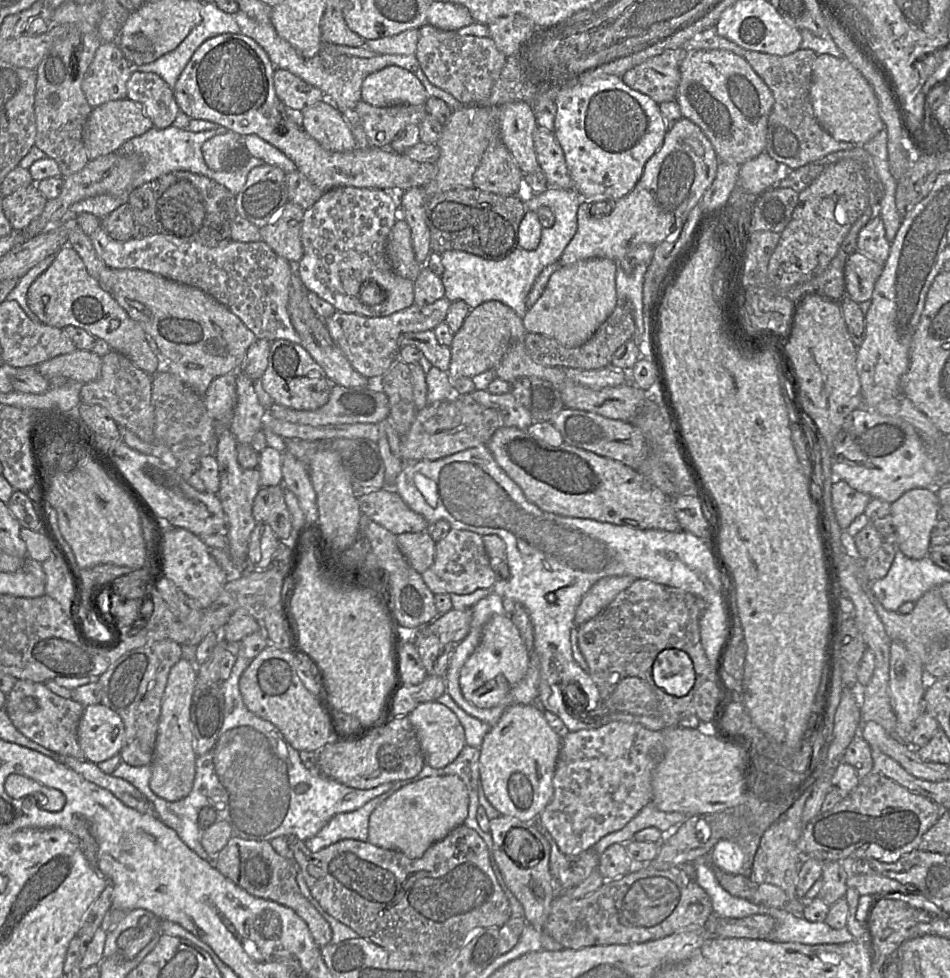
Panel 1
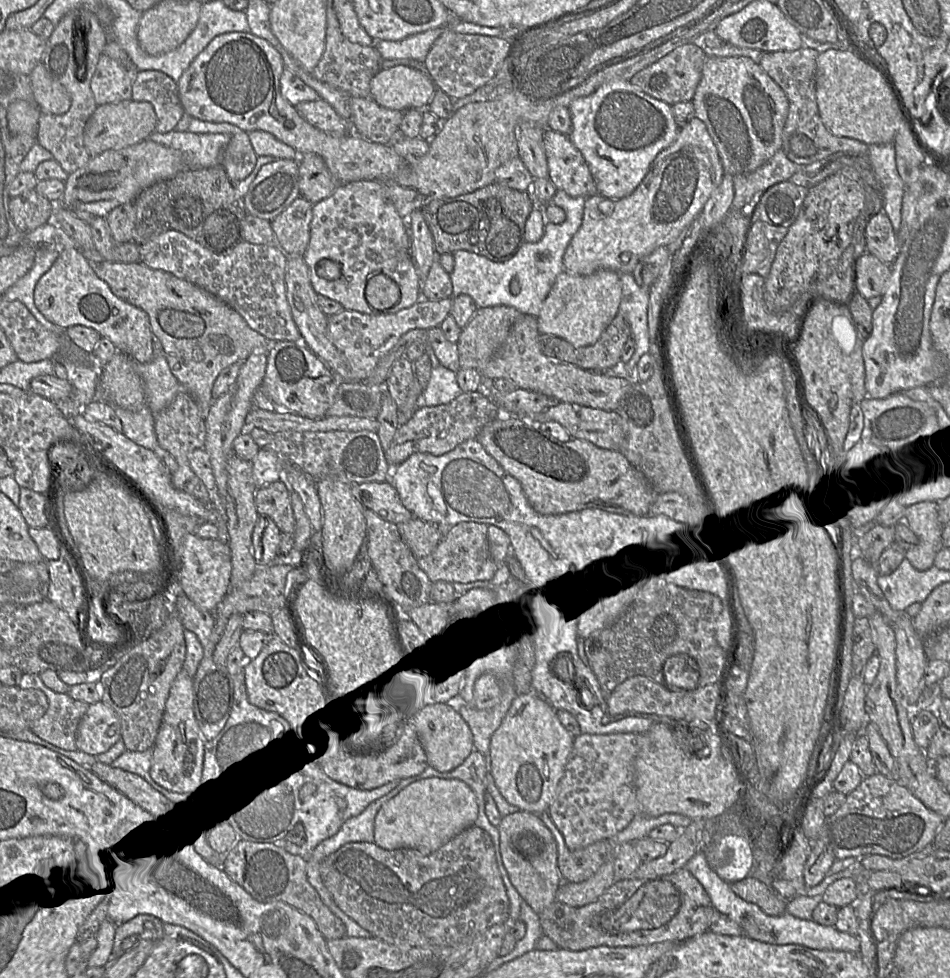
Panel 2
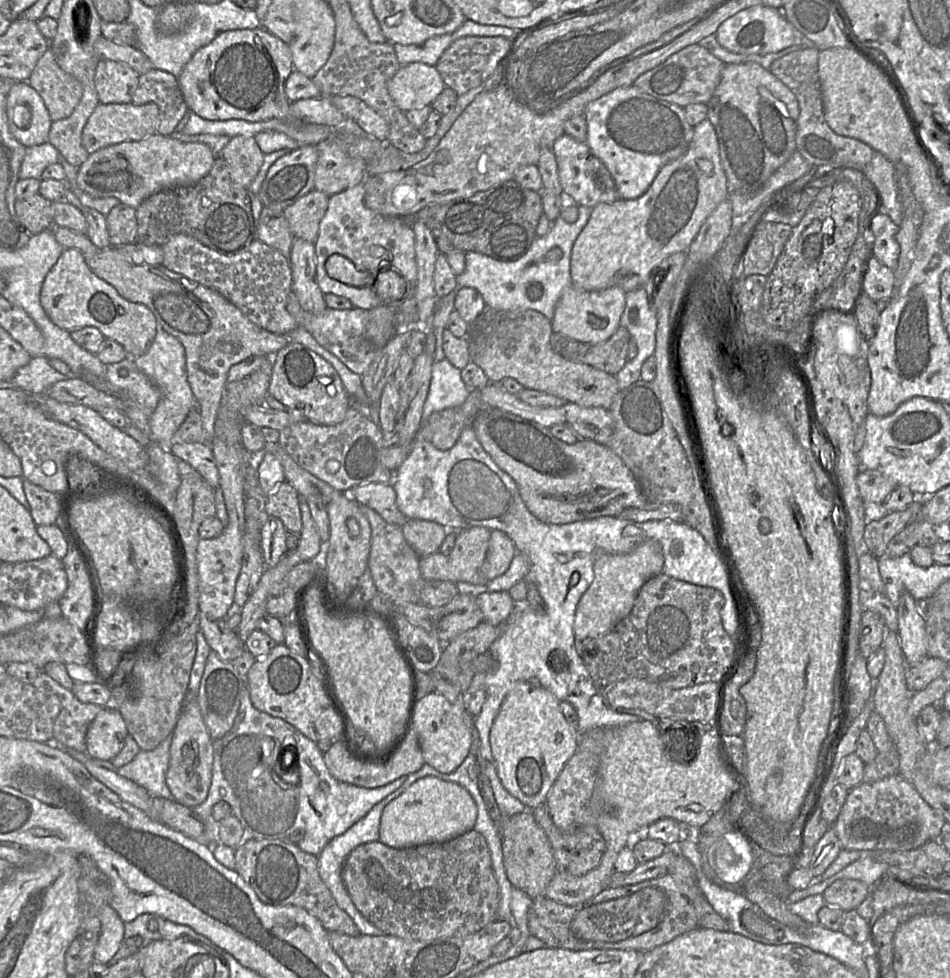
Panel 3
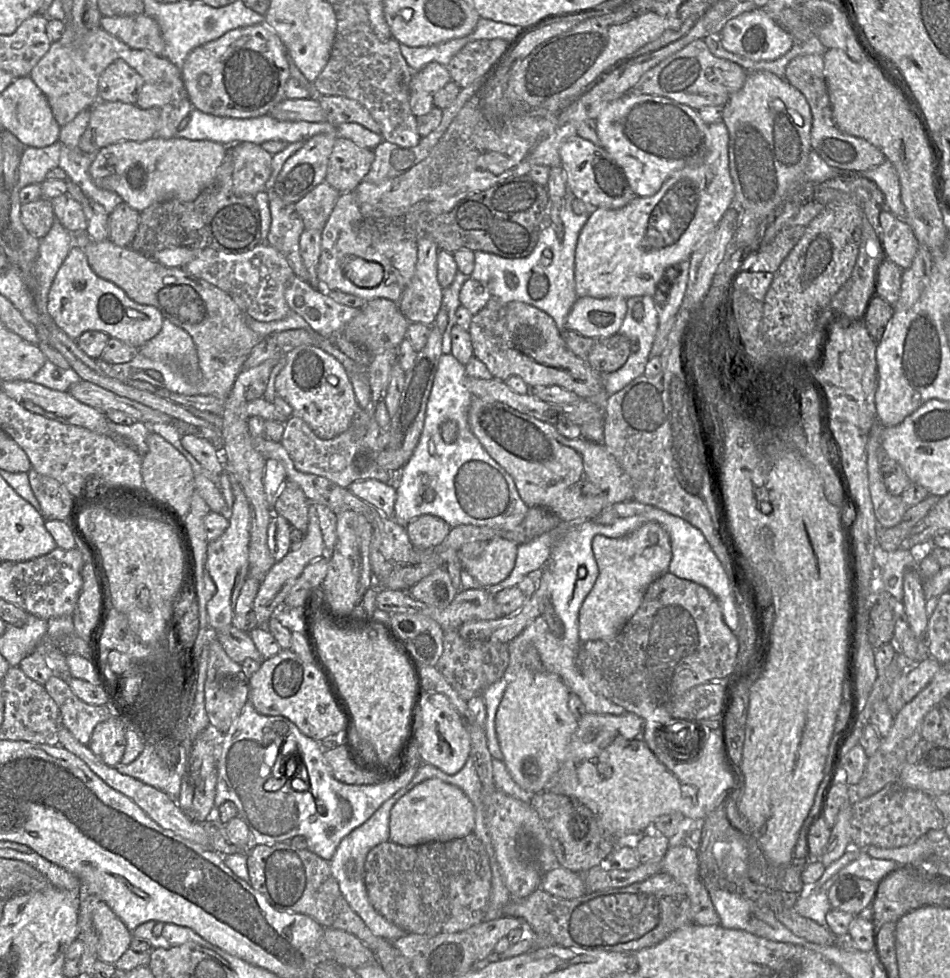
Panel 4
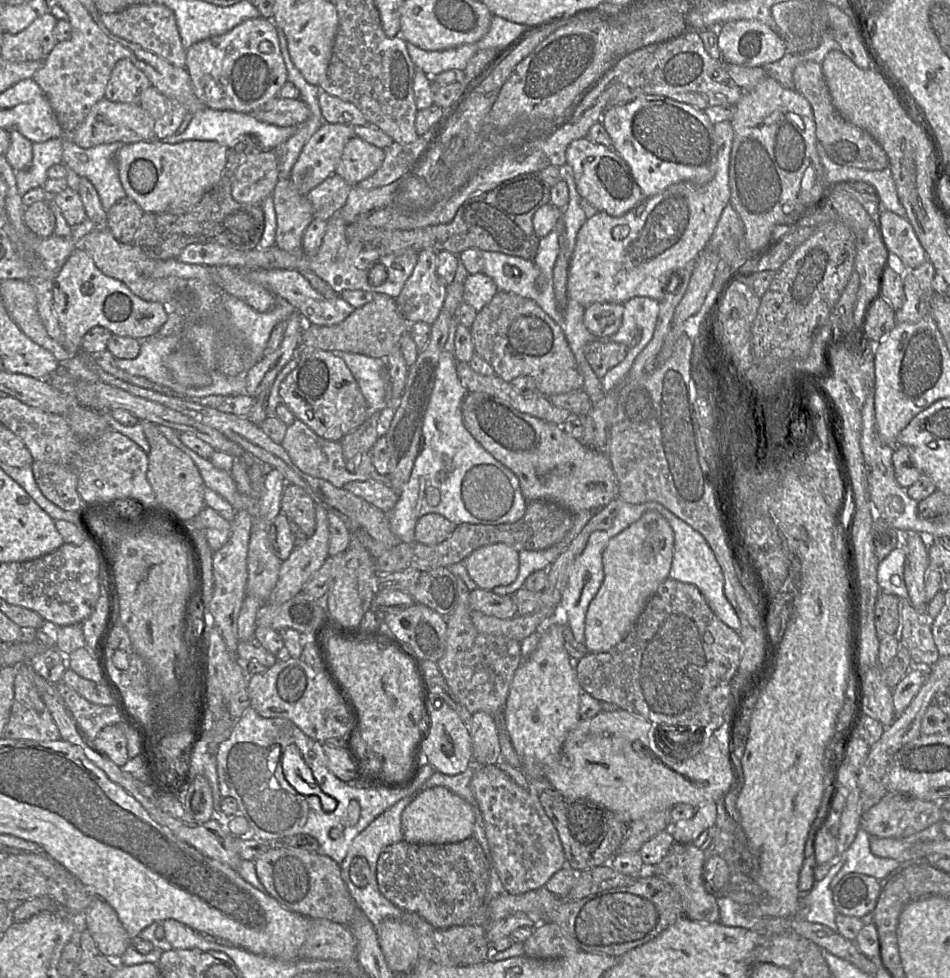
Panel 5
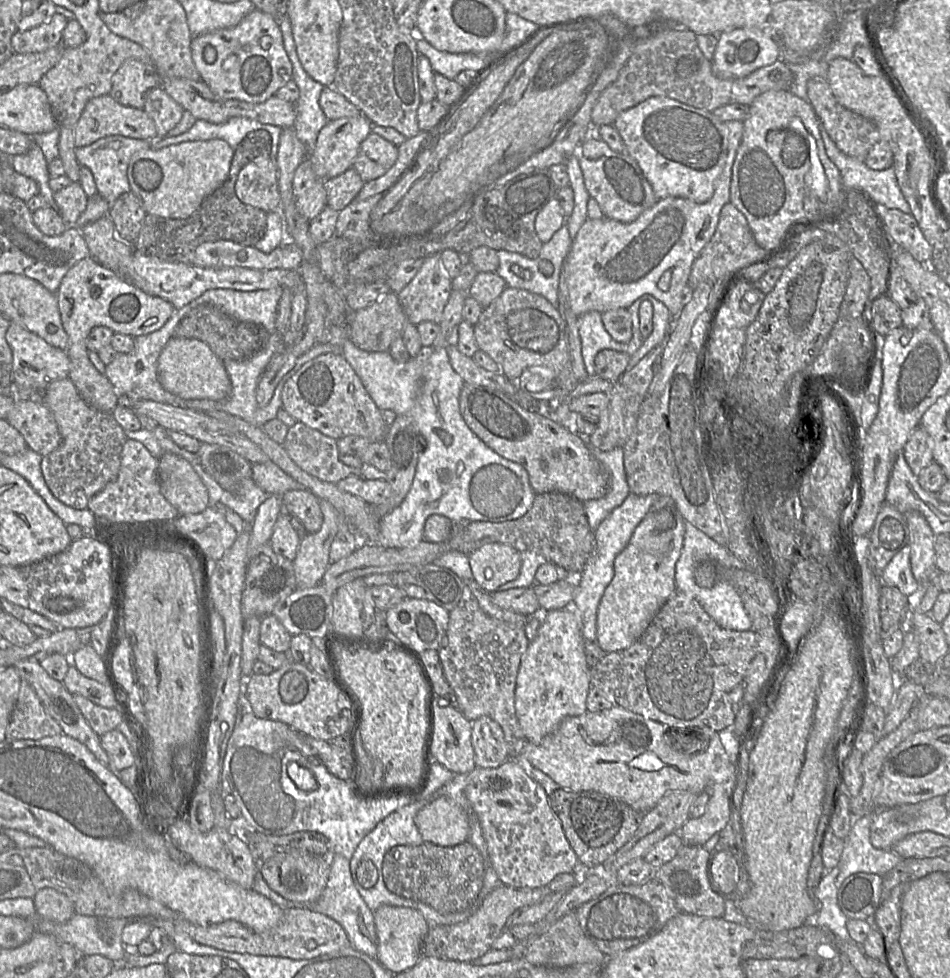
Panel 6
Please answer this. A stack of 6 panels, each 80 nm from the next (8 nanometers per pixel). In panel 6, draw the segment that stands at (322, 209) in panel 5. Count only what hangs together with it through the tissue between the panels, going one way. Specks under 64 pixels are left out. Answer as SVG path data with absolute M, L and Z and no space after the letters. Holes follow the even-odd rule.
M354 168L325 181L326 205L340 211L350 204L361 191L364 182Z

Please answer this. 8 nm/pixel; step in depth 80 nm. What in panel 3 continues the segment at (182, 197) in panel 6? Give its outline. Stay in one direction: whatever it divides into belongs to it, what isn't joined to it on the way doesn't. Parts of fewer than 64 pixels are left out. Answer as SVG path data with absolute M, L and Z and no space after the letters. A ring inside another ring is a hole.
M158 133L140 141L112 144L89 154L78 168L77 187L96 198L114 197L137 208L147 197L164 189L190 186L208 174L216 160L211 148Z

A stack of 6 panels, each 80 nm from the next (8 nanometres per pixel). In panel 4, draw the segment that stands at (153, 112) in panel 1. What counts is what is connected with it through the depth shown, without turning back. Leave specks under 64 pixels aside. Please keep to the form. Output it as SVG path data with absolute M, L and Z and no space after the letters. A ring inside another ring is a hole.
M180 78L171 83L144 83L135 104L159 110L156 136L165 139L177 135L179 123L193 108Z

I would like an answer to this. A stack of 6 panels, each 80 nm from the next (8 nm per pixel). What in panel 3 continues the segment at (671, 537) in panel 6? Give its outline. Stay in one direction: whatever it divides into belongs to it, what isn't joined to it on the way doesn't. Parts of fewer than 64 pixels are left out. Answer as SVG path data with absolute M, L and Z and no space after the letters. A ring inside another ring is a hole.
M645 541L627 554L598 553L594 562L594 579L579 600L574 620L575 638L595 638L611 631L632 610L640 588L651 577L662 573L664 556L656 541Z

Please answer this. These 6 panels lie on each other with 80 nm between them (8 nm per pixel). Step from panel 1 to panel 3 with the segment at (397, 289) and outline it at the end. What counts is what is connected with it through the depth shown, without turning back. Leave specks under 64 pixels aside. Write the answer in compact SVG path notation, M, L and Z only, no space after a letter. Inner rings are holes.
M363 183L329 196L328 207L319 224L315 244L316 281L323 294L335 294L347 298L353 307L370 310L380 305L398 308L411 300L416 292L417 265L415 236L411 224L401 217L380 215L364 204ZM340 254L353 262L359 271L367 271L376 278L382 270L391 270L402 276L406 283L403 296L396 300L380 299L371 286L354 287L335 280L327 274L325 263L328 257Z

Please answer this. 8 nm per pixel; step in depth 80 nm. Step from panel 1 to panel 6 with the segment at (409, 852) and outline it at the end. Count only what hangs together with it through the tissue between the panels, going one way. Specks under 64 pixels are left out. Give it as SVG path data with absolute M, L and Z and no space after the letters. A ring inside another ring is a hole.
M449 797L432 798L416 815L424 843L455 846L468 841L470 825L465 810Z

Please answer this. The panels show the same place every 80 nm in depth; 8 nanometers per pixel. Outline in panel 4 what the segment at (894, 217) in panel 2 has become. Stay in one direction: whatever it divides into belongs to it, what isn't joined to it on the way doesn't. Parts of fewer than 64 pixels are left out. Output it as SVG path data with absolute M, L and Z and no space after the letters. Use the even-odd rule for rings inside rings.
M886 159L875 168L857 171L856 174L873 181L883 194L885 209L907 223L906 210L901 201L899 176L889 160Z

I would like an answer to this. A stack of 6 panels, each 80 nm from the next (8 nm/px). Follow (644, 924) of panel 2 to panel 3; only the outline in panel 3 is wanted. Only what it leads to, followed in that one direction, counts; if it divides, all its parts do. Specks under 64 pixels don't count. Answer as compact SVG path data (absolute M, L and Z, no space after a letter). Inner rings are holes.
M665 874L637 884L604 889L575 906L542 895L532 899L527 914L528 928L547 947L573 951L649 951L699 927L694 901L700 893L697 881L687 882L684 877Z

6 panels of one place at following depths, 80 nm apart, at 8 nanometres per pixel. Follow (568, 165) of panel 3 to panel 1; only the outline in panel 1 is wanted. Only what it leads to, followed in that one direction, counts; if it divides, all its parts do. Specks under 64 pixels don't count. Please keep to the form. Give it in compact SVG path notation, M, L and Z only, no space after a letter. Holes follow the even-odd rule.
M537 128L533 135L534 149L540 169L549 187L573 190L563 150L552 131Z

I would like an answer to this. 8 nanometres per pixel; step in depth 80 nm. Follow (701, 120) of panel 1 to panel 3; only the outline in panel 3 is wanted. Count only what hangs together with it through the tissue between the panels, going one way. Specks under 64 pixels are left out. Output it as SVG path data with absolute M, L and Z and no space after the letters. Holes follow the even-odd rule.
M755 62L725 64L718 86L706 103L707 119L713 125L718 143L721 163L727 178L729 193L755 195L768 179L796 151L796 129L799 104L795 94L768 69Z

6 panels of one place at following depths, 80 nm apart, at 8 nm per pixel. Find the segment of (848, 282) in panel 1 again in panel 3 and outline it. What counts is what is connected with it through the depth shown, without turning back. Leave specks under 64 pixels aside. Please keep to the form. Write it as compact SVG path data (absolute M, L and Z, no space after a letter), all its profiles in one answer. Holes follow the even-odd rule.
M873 255L867 261L862 281L862 293L874 301L889 301L896 288L894 270L882 264Z

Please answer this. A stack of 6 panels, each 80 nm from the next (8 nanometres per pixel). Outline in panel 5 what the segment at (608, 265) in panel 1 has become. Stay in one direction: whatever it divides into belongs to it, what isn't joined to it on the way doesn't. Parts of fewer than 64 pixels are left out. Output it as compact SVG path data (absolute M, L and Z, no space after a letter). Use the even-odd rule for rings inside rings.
M592 303L585 307L583 320L596 337L609 338L619 330L623 313L623 304Z

